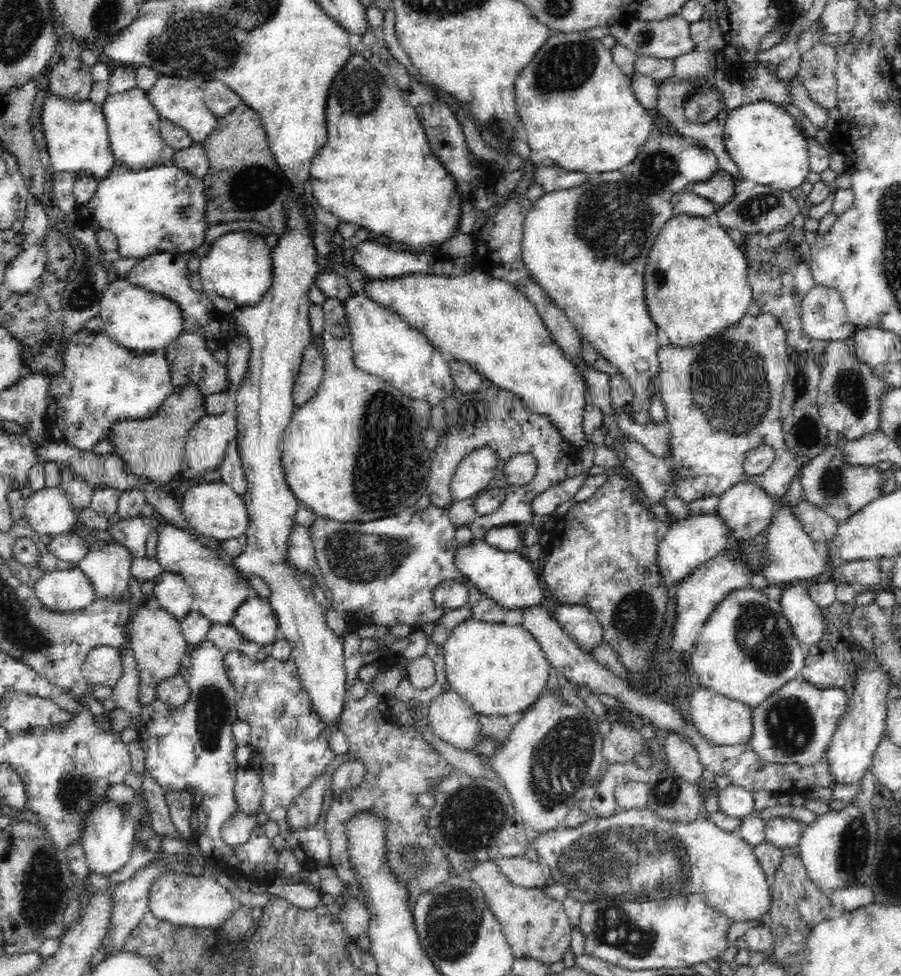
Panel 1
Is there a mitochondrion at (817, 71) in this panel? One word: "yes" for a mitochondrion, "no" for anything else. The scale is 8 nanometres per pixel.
yes

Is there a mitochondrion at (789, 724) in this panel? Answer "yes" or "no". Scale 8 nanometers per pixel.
yes

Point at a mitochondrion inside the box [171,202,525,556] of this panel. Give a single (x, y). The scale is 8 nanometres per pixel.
(390, 469)

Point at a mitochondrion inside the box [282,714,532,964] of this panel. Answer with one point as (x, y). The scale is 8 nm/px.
(470, 818)

